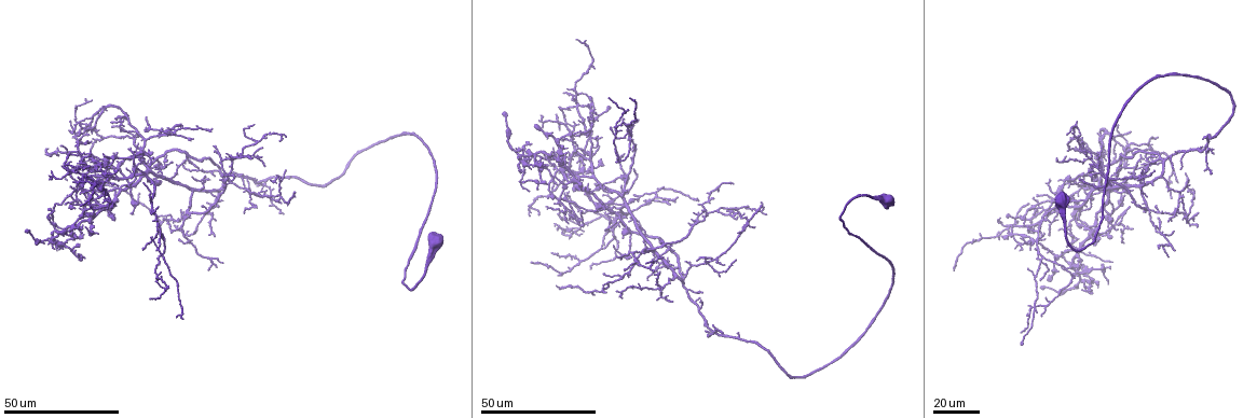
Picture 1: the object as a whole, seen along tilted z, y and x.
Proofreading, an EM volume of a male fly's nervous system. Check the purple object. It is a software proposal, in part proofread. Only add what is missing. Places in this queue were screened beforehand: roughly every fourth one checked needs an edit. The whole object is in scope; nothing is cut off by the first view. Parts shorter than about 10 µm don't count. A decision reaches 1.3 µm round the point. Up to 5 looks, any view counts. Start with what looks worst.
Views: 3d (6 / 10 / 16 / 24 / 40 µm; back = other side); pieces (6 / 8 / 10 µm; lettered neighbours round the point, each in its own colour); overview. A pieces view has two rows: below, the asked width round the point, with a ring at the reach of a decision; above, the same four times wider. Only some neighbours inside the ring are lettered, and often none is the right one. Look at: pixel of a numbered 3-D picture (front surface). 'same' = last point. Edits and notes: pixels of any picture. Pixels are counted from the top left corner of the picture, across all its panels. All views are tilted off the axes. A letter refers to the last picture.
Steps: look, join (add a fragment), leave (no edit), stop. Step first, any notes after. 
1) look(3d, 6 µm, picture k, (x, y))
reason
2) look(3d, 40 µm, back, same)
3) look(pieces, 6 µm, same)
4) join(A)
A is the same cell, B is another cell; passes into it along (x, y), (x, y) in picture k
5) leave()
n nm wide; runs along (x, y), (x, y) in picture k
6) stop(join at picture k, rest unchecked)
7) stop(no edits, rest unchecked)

look(3d, 24 µm, picture 1, (58, 155))
long arm stops here

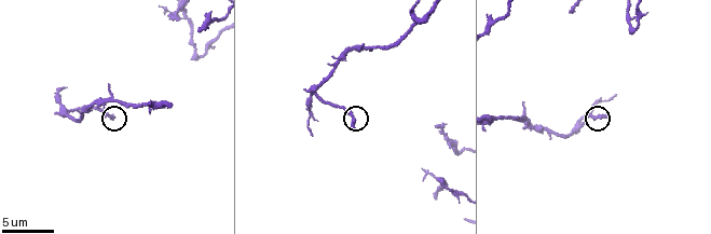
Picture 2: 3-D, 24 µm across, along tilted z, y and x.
look(pieces, 10 µm, picture 2, (351, 130))
see the neighbours

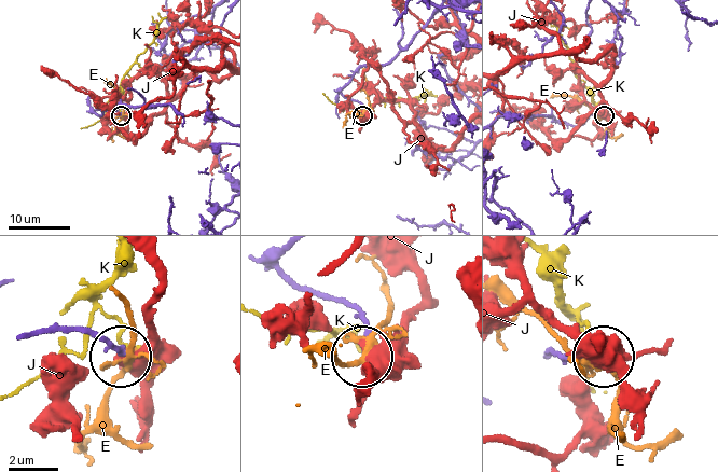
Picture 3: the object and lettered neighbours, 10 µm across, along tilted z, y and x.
leave()
210 nm wide; E, J and K are other cells; no lettered fragment goes on from it

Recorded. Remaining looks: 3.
look(3d, 40 µm, picture 1, (581, 185))
free end

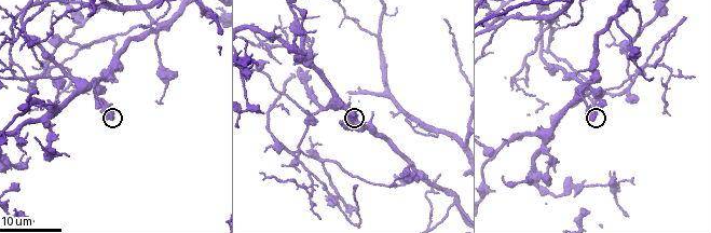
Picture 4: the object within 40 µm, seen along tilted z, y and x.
look(pieces, 8 µm, picture 4, (355, 114))
what lies round it

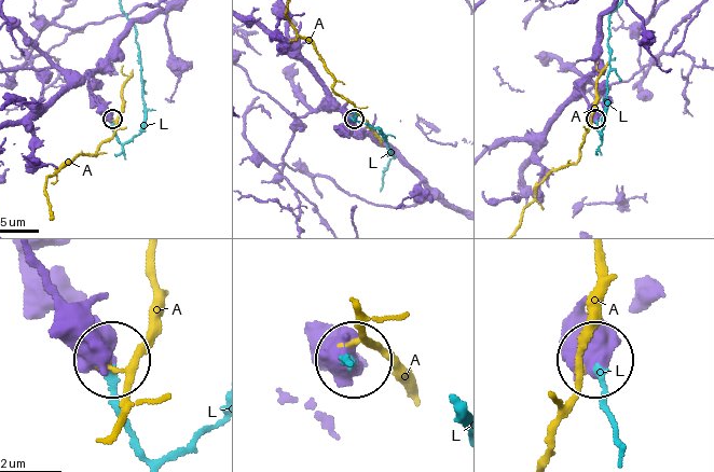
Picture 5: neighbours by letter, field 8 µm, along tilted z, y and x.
leave()
400 nm wide; A and L are other cells; runs along (33, 259), (65, 313), (108, 354) in picture 5; no lettered fragment goes on from it

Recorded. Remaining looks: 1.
stop(no edits, rest unchecked)

